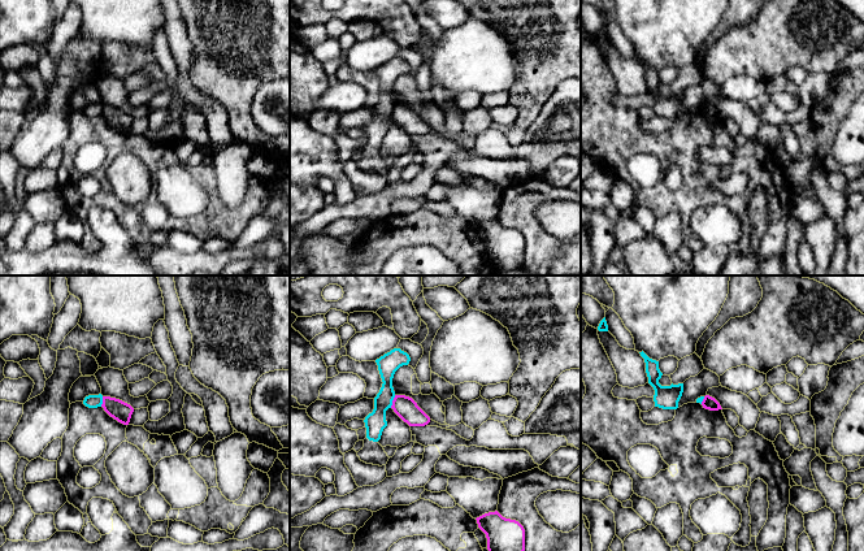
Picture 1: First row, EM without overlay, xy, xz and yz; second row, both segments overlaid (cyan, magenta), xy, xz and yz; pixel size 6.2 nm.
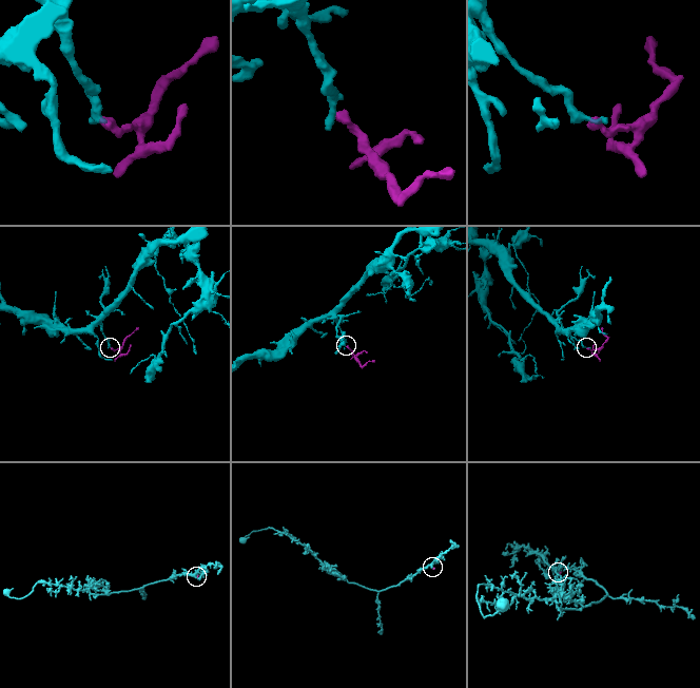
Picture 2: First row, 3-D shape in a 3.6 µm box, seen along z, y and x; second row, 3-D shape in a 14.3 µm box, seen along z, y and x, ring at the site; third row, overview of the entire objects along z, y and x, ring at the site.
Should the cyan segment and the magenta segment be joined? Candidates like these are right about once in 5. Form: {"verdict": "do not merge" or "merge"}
{"verdict": "do not merge"}

